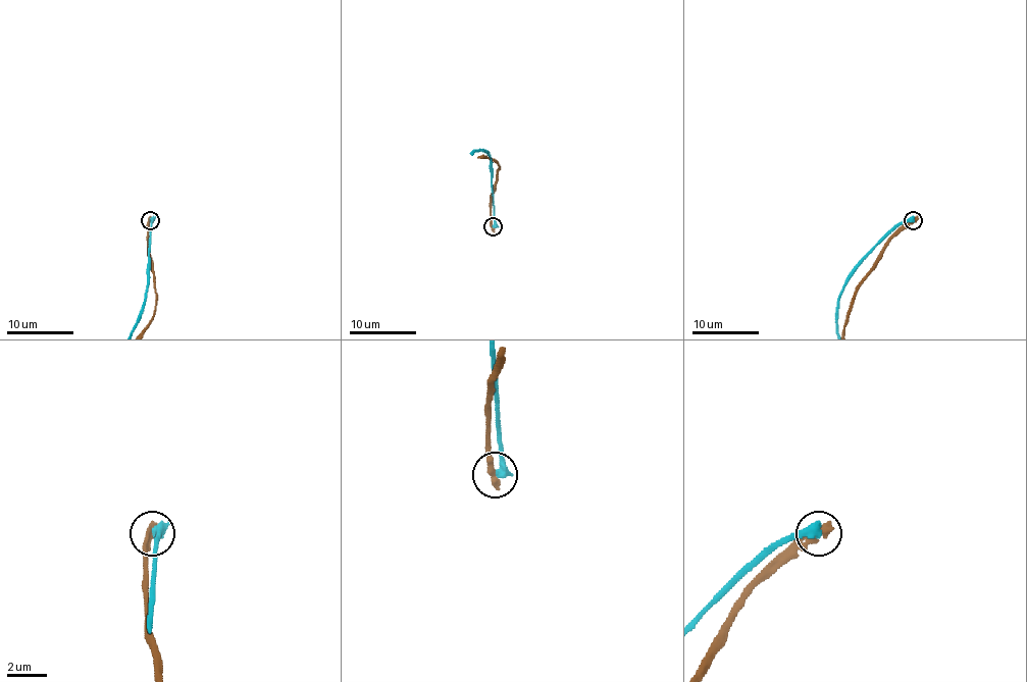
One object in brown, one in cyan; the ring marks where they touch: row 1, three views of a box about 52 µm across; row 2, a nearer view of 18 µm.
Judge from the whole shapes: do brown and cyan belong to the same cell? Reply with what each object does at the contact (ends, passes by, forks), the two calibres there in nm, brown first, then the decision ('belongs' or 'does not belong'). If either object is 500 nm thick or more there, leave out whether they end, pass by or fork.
brown ends | cyan ends | 460/440 nm | does not belong

